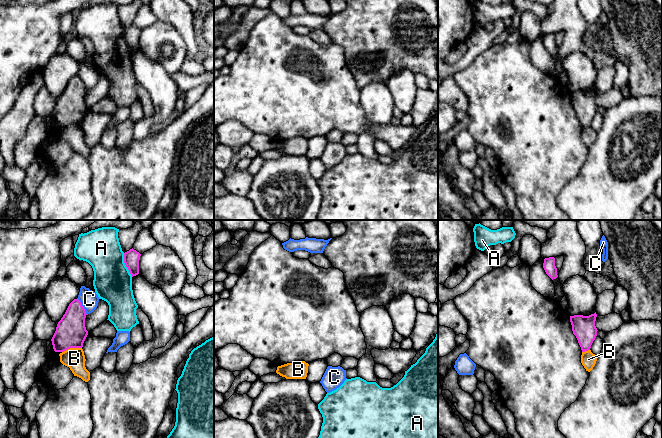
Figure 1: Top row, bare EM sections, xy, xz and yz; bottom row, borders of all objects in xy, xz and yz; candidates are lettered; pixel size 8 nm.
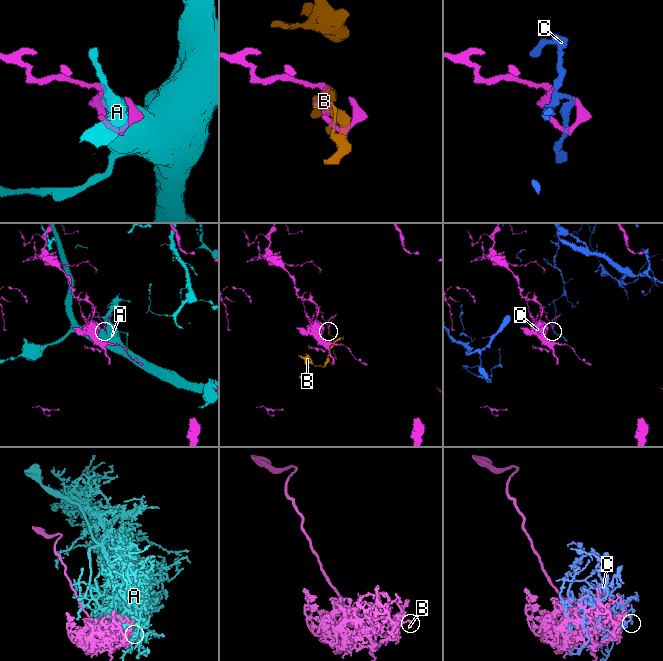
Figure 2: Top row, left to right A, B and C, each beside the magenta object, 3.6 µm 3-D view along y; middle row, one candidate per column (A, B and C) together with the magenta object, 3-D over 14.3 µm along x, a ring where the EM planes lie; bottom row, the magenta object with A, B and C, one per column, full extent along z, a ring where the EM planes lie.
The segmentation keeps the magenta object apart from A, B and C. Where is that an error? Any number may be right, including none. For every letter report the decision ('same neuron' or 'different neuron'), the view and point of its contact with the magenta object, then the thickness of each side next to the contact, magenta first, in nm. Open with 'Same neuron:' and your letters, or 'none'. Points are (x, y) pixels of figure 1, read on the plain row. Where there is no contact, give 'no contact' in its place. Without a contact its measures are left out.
Same neuron: none
A: different neuron | xy (125, 40) | 130/300 nm
B: different neuron | xy (71, 123) | 240/170 nm
C: different neuron | xy (82, 82) | 240/150 nm

